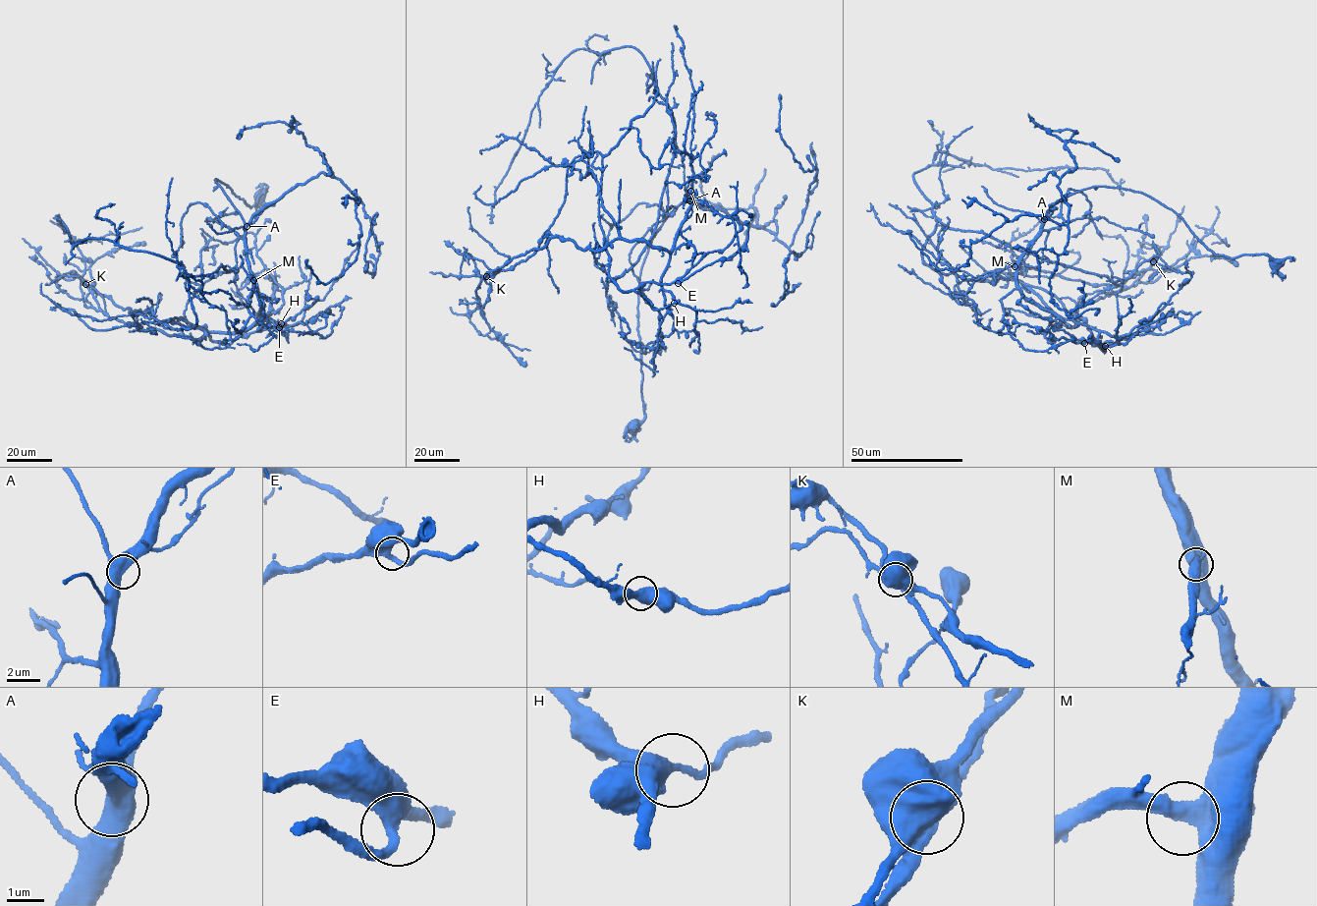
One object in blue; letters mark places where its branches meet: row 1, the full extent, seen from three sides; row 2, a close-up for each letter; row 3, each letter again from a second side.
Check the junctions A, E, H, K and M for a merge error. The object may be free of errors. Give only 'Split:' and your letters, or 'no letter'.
Split: K

